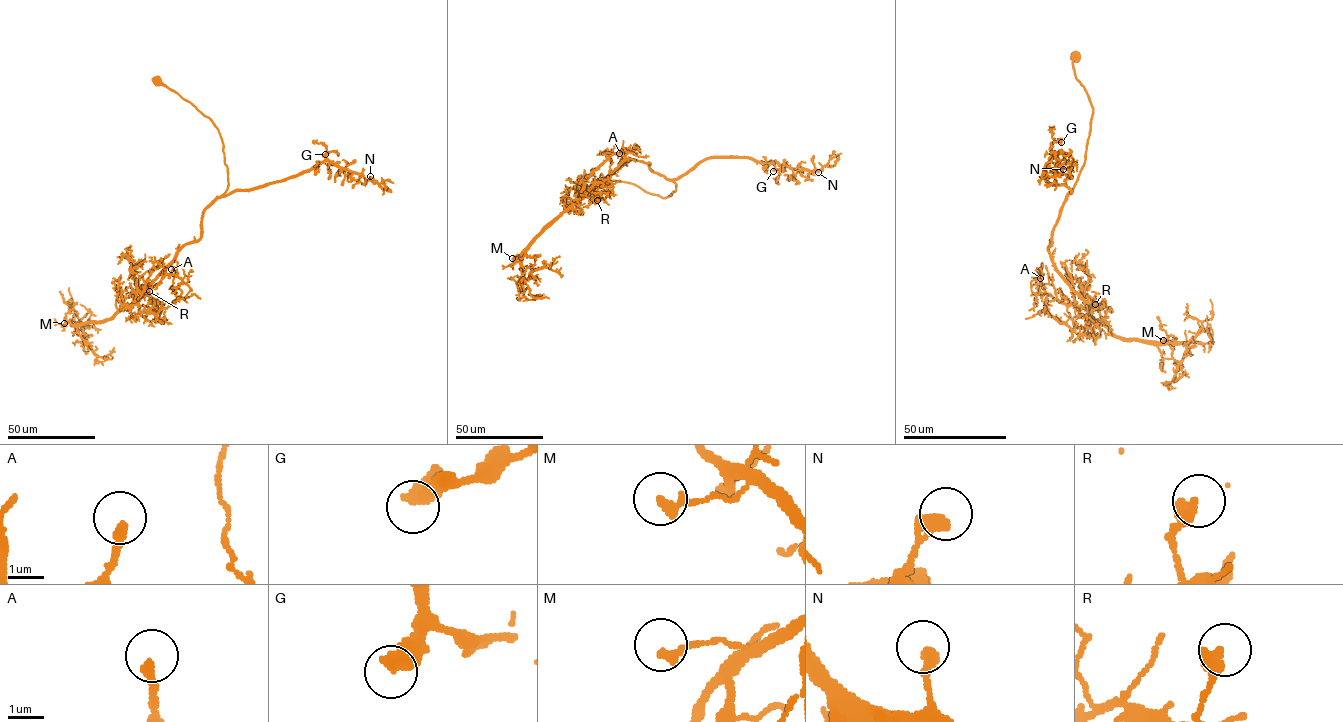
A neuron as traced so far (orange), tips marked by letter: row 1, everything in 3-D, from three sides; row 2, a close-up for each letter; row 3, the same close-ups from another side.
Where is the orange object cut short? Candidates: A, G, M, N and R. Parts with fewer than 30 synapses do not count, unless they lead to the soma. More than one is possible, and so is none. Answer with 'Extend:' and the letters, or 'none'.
Extend: G

